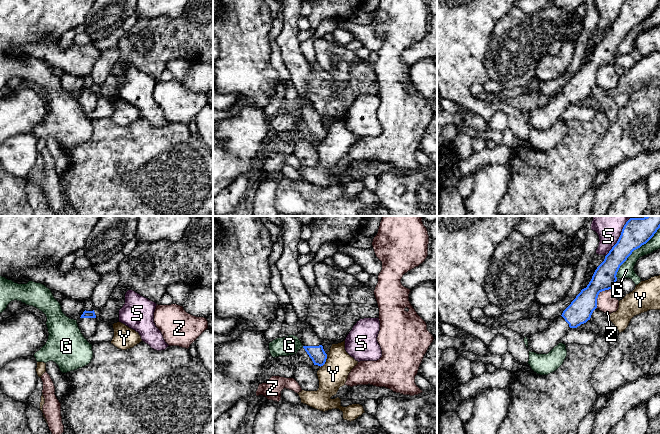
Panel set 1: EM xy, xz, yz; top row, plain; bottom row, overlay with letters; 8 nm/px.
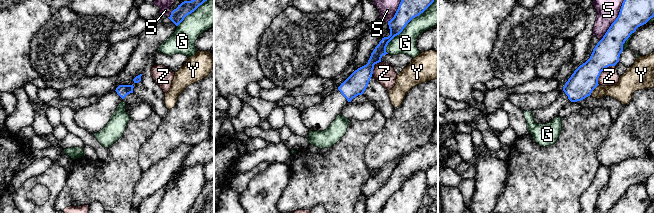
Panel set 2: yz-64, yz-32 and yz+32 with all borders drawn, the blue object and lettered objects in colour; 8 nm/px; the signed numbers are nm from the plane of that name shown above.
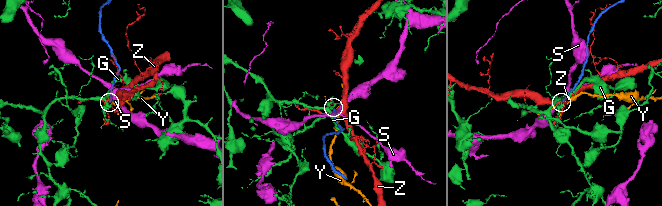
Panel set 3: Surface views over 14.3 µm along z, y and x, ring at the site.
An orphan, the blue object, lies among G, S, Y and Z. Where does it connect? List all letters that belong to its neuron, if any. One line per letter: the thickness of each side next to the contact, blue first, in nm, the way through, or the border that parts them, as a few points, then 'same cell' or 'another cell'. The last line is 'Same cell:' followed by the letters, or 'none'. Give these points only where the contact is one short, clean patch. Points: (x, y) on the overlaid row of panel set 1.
G: 220/120 nm | another cell
S: 220/280 nm | another cell
Y: 120/220 nm | along xz (327, 354), (326, 361), (320, 367) | another cell
Z: 190/170 nm | along yz (612, 288), (602, 290), (599, 293), (596, 307) | another cell
Same cell: none

